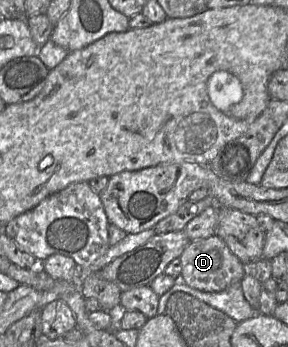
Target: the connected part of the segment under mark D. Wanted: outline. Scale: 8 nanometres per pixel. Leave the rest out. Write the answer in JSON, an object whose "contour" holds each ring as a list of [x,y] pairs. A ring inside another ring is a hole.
{"contour":[[[216,234],[204,239],[196,239],[189,242],[180,256],[182,266],[180,279],[188,286],[209,293],[224,291],[235,283],[241,282],[249,273],[228,245]]]}

